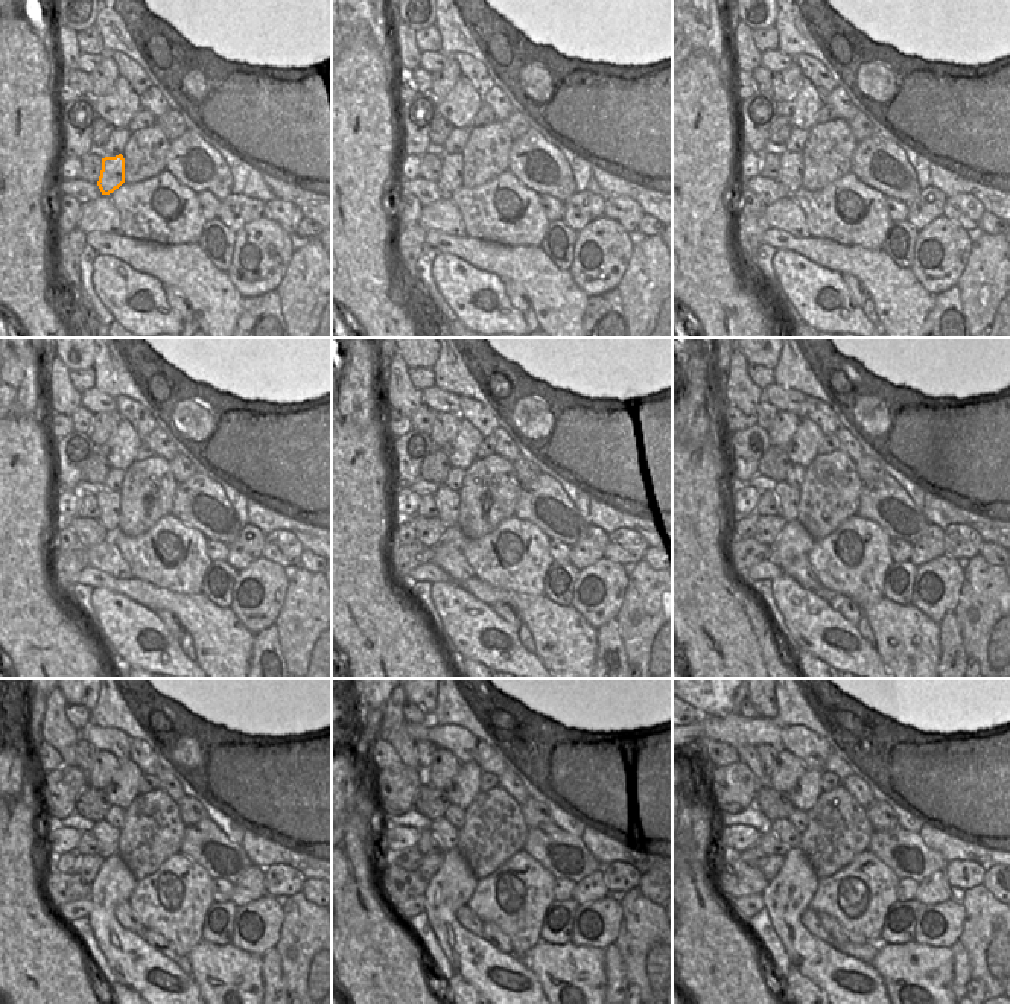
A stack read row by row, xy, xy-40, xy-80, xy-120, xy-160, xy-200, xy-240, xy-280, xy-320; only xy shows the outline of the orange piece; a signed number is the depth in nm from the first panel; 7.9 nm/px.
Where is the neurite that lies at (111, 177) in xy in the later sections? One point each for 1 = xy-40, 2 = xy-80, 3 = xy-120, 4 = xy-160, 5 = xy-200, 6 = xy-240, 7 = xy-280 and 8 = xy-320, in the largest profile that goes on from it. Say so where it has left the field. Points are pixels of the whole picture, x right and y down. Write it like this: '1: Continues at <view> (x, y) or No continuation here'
1: Continues at xy-40 (452, 165)
2: Continues at xy-80 (791, 166)
3: Continues at xy-120 (108, 502)
4: Continues at xy-160 (447, 501)
5: Continues at xy-200 (788, 496)
6: Continues at xy-240 (107, 835)
7: Continues at xy-280 (444, 832)
8: Continues at xy-320 (784, 829)

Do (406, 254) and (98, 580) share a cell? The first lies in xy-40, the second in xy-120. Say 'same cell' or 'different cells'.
different cells

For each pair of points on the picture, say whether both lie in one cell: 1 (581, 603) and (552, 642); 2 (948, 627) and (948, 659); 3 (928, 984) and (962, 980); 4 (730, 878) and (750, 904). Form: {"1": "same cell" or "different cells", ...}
{"1": "different cells", "2": "same cell", "3": "different cells", "4": "different cells"}

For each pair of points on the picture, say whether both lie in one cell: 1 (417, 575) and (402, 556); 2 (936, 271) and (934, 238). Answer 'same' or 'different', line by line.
1: different
2: same

